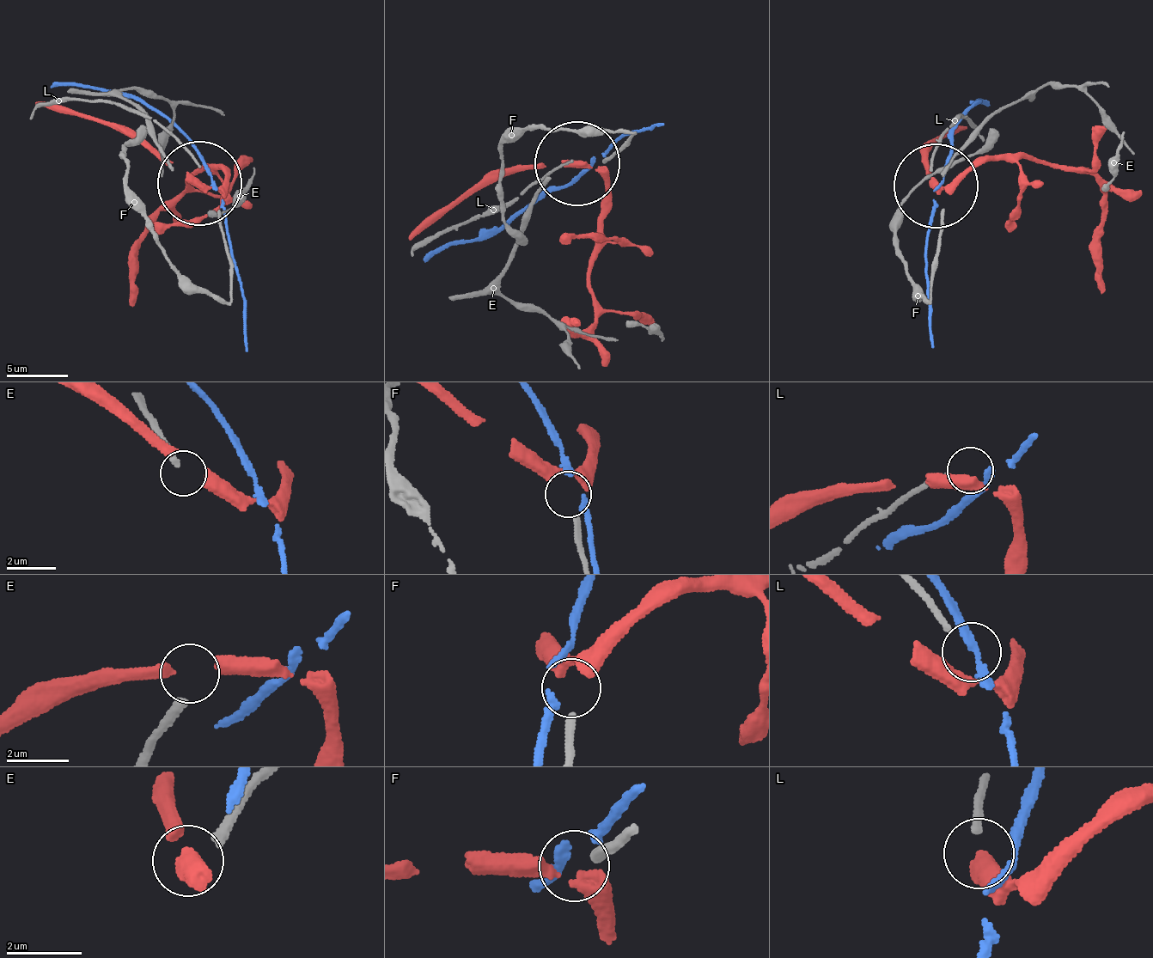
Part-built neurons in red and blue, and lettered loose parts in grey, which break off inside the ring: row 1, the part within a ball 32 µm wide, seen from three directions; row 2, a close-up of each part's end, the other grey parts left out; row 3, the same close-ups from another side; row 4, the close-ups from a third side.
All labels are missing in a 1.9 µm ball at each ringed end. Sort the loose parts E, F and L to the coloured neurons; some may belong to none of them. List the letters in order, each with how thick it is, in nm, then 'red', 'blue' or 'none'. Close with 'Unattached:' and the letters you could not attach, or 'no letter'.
E: calibre 280 nm; none
F: calibre 240 nm; red
L: calibre 200 nm; none
Unattached: E, L

